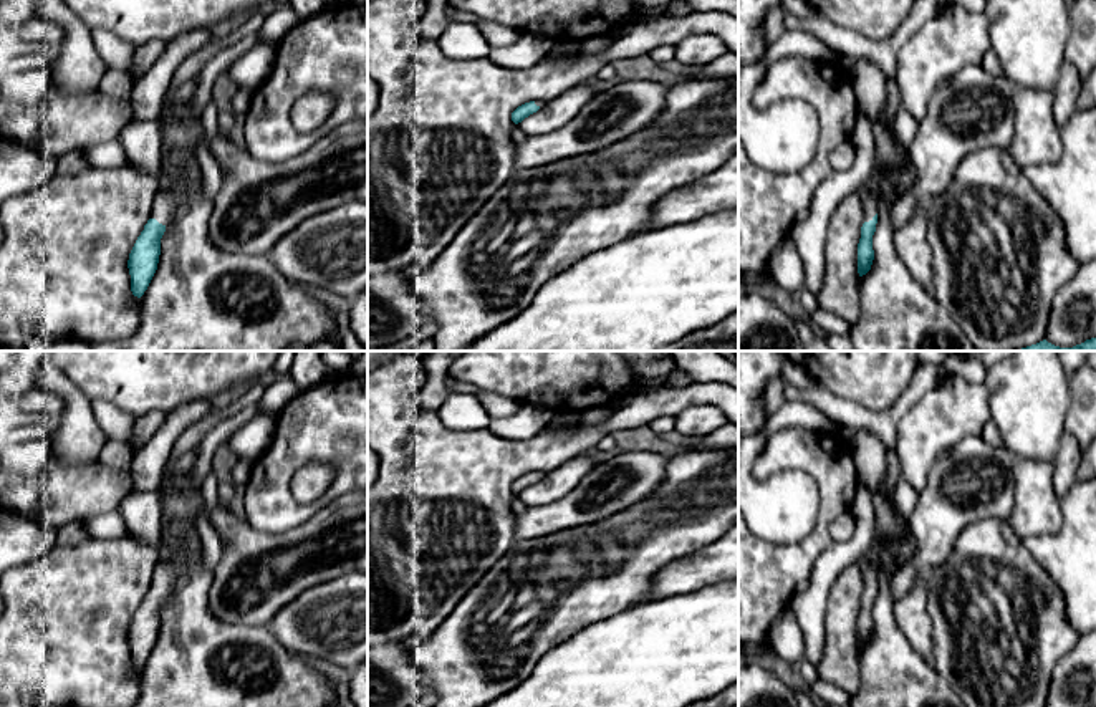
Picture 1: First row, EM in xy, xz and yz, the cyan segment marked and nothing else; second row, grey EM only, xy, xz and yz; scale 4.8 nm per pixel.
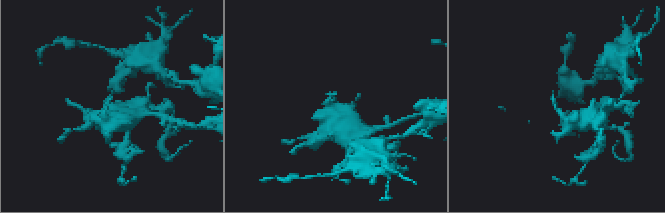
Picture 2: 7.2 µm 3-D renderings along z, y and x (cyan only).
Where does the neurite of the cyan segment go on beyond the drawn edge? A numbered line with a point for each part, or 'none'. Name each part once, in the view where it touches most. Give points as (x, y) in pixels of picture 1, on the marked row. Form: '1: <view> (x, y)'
1: yz (870, 204)

